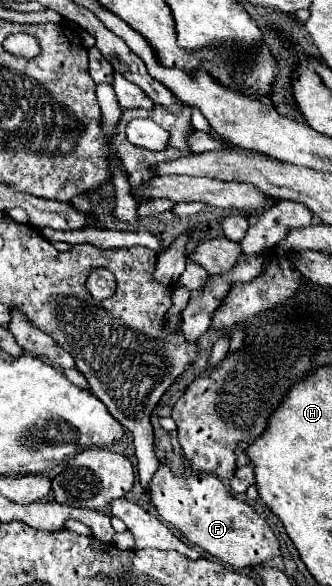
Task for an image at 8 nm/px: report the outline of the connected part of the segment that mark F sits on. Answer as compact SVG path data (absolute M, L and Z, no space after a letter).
M160 463L158 471L148 483L148 495L150 503L166 523L176 527L188 541L202 547L206 553L226 561L236 569L260 563L264 565L272 557L280 555L278 539L268 523L258 517L248 503L232 497L232 493L216 475L198 473L190 477L178 477L168 465Z

